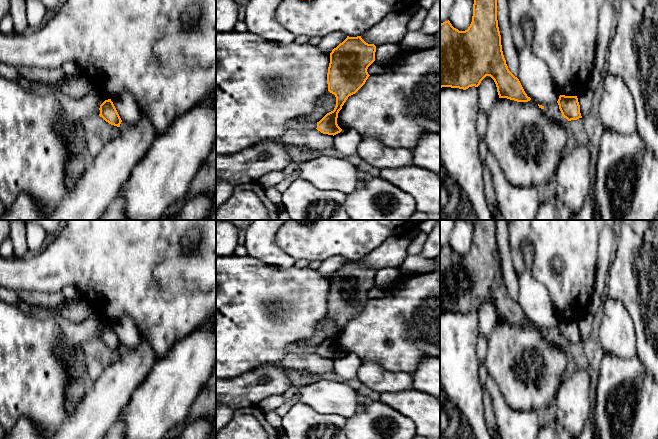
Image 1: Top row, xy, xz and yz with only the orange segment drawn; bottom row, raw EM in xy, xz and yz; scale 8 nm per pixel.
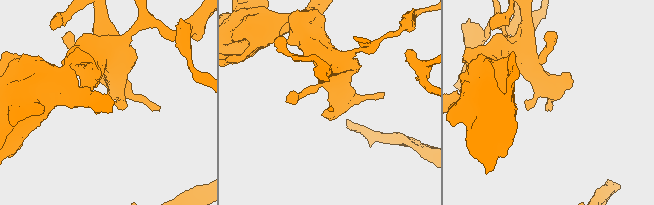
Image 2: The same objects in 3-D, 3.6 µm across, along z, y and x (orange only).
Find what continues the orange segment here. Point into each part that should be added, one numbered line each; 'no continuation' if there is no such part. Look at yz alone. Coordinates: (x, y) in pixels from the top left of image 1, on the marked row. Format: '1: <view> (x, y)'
1: yz (585, 98)

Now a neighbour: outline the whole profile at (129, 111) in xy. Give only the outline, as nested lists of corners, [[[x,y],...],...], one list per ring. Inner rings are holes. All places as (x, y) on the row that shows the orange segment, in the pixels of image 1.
[[[122,91],[111,99],[121,120],[130,125],[140,121],[142,111],[135,98],[128,92]]]

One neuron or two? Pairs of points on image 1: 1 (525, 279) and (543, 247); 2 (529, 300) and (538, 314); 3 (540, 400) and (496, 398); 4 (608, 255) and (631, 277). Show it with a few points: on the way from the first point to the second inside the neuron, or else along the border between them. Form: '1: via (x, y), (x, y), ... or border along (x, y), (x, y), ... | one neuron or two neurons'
1: border along (530, 271), (546, 289) | two neurons
2: via (532, 303), (538, 311) | one neuron
3: border along (491, 378), (504, 400), (514, 409), (523, 411) | two neurons
4: border along (616, 237), (615, 254), (606, 282) | two neurons

